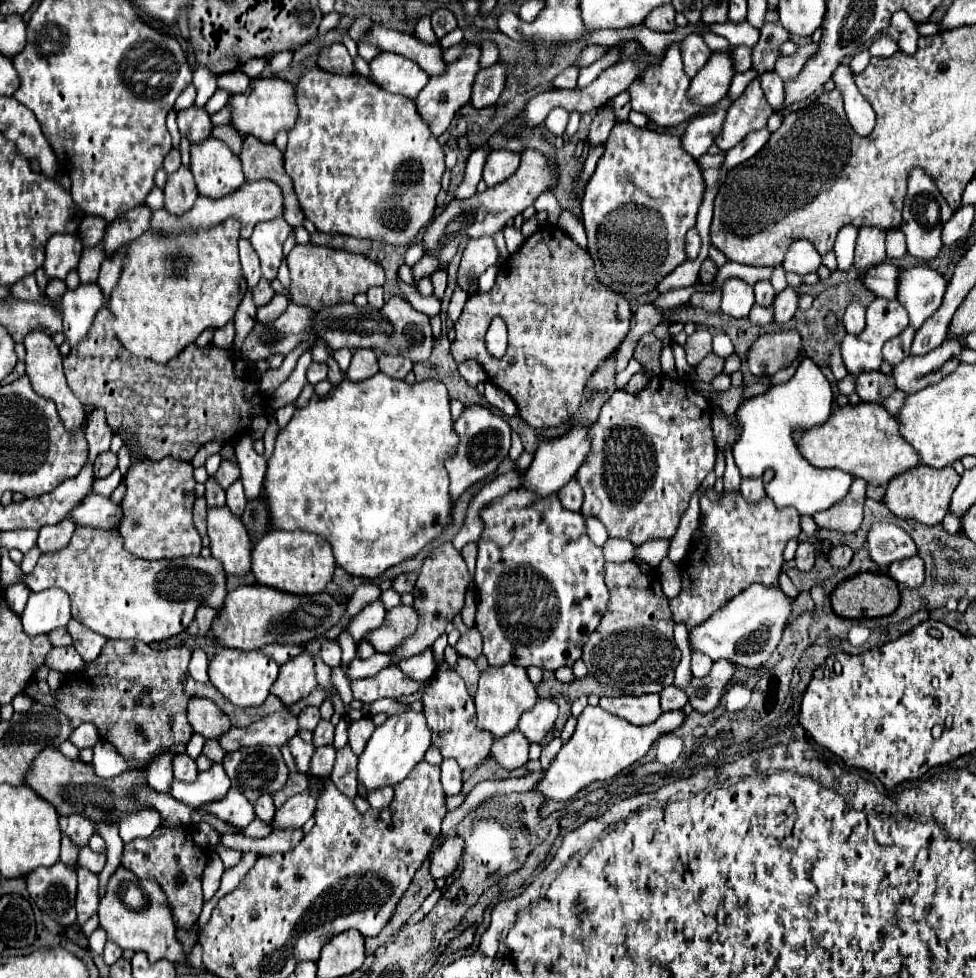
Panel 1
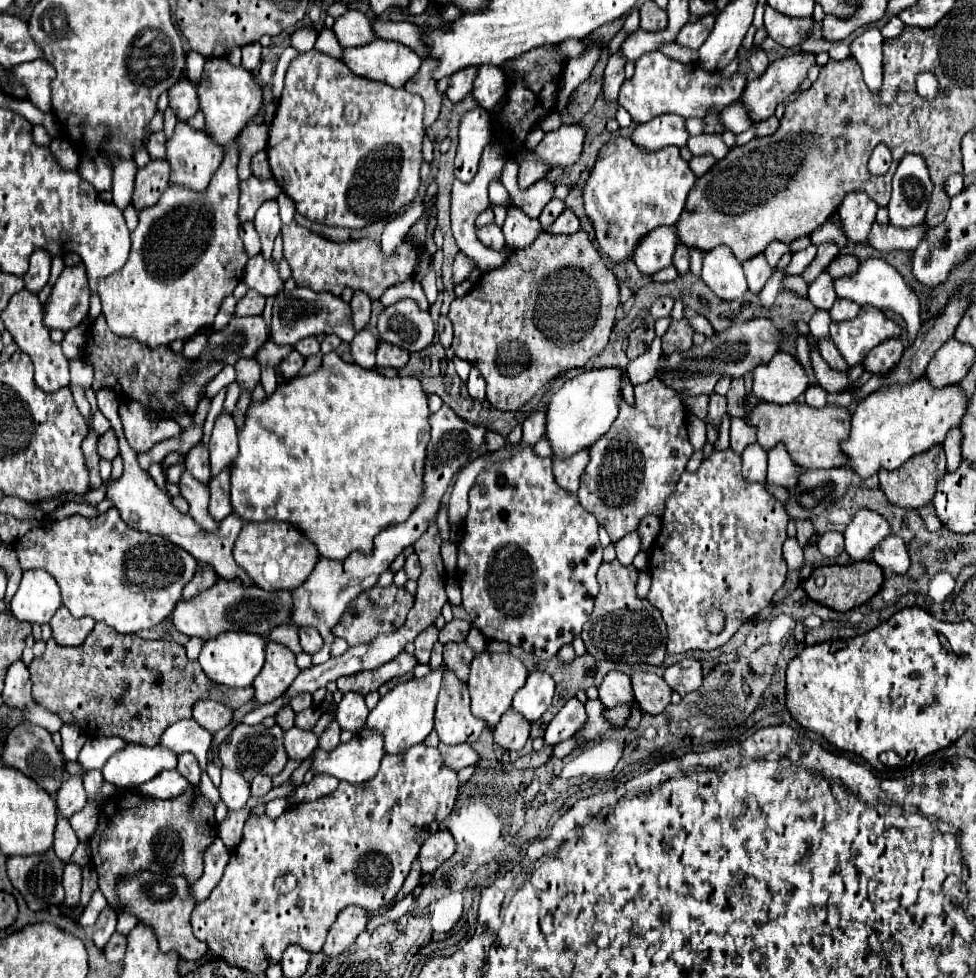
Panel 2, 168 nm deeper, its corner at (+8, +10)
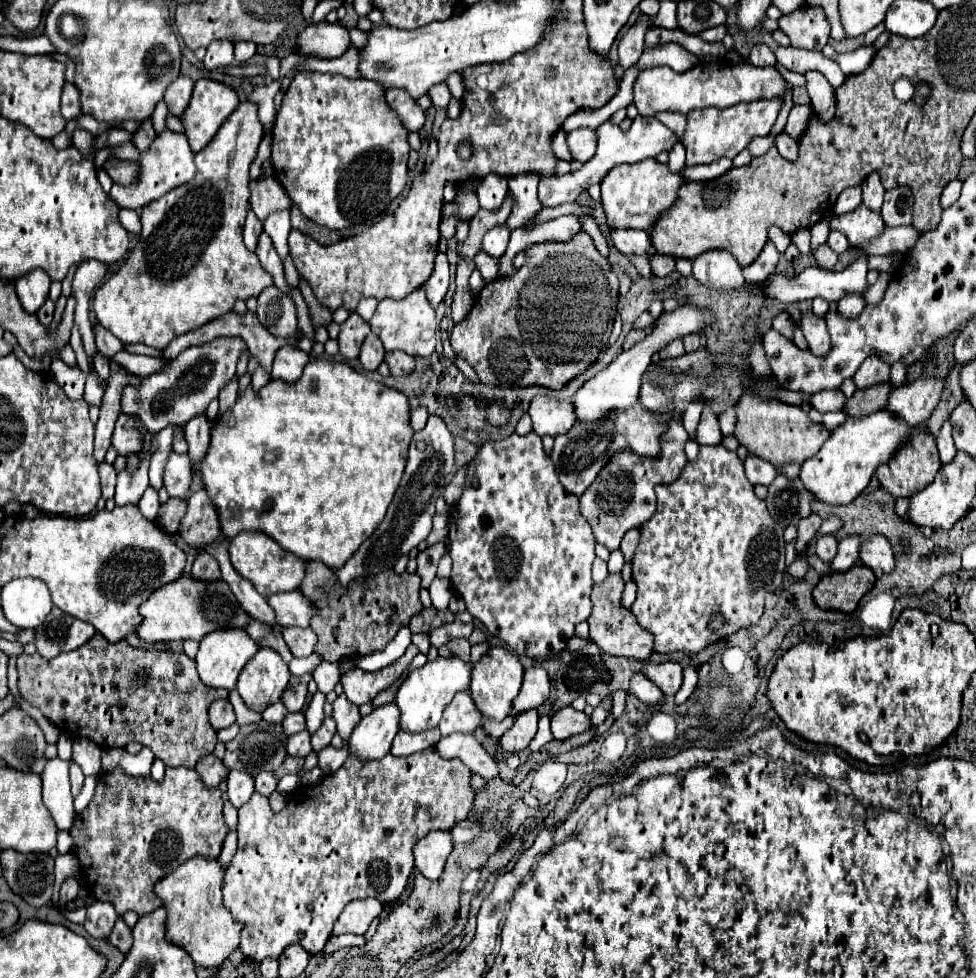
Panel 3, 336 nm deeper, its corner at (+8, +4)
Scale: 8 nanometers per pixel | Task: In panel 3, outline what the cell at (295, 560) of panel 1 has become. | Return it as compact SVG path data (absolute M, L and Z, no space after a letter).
M240 532L230 540L228 552L236 572L246 580L250 580L254 588L266 598L278 592L292 592L300 586L300 580L304 580L306 562L294 556L292 552L280 548L280 544L276 544L276 540L272 540L264 532Z

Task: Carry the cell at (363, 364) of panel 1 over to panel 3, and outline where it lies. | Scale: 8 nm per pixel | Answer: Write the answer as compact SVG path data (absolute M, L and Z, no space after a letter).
M370 334L370 336L364 340L364 344L362 344L360 362L362 362L362 366L364 366L366 370L376 370L376 368L382 364L384 354L386 354L386 350L384 350L380 338L374 336L374 334Z

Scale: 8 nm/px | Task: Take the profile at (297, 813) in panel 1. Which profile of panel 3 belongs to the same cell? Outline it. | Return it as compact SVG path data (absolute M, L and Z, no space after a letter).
M394 704L376 708L372 714L364 716L346 744L350 756L358 760L382 760L382 756L390 752L398 732L398 716L400 712Z

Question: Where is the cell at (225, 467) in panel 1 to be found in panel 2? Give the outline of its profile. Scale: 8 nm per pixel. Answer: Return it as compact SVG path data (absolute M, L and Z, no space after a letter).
M222 410L214 422L212 436L210 436L210 464L212 476L216 476L222 468L232 464L232 458L238 454L238 436L236 424L228 410Z

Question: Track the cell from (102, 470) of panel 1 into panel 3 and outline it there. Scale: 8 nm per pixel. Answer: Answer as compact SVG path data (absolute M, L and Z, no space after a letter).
M126 414L118 416L114 436L112 436L112 446L118 452L118 456L126 456L128 452L140 452L142 438L136 430L132 416L126 416Z

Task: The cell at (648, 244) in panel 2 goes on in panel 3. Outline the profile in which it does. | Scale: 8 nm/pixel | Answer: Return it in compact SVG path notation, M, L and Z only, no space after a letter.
M610 230L612 244L626 256L646 256L646 260L652 260L656 256L656 250L652 248L652 238L644 230Z

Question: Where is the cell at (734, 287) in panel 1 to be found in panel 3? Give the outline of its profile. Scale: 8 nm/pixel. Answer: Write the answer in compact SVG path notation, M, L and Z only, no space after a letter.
M710 250L694 260L694 278L712 290L734 292L742 288L744 276L736 258L726 250Z

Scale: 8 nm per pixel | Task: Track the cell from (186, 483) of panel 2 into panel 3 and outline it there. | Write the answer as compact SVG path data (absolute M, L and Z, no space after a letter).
M172 452L164 468L164 488L168 490L168 496L186 500L190 492L190 484L192 484L190 458L186 454Z

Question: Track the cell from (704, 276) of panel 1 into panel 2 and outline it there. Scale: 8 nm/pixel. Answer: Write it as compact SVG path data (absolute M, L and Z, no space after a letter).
M678 244L672 256L672 264L678 270L678 274L686 274L688 272L688 246Z

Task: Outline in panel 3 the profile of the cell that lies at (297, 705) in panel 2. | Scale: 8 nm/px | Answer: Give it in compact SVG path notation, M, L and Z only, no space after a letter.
M294 684L294 686L284 690L280 700L288 708L288 712L302 712L302 708L306 704L306 698L308 698L306 684Z

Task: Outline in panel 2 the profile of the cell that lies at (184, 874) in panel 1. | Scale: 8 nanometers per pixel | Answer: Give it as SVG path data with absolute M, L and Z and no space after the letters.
M188 786L180 796L158 800L128 788L112 794L98 808L98 828L88 840L90 860L98 872L98 884L108 904L120 904L116 898L118 878L148 870L164 876L184 874L194 884L204 870L204 852L218 836L212 802L198 786Z

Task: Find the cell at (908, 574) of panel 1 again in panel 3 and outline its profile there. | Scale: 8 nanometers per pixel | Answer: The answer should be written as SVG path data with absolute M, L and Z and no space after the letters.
M876 536L874 540L864 542L860 548L860 560L874 572L884 572L884 574L890 574L896 564L894 550L886 536Z

